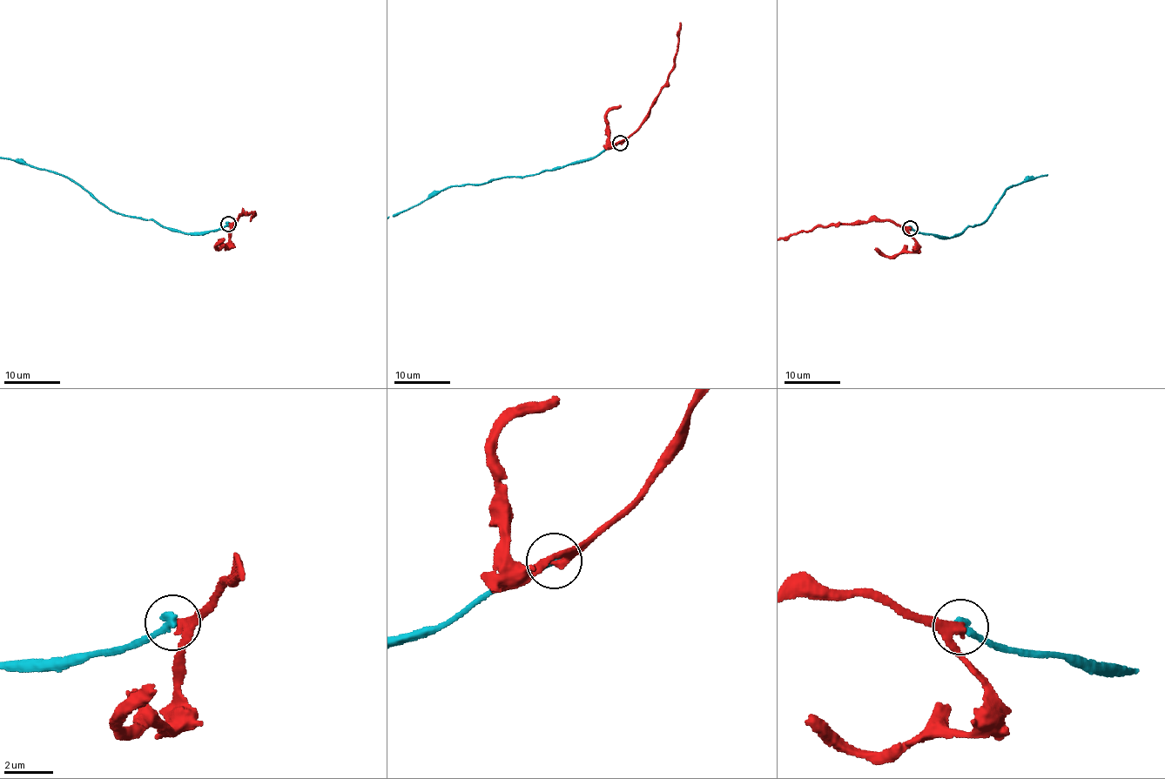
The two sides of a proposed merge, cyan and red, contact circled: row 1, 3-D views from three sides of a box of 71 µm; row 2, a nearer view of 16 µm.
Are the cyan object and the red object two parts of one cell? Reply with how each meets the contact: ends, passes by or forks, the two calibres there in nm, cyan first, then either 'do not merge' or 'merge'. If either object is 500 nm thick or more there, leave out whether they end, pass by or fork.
cyan ends there; red ends there; 360 nm thick on the cyan side, 320 nm on the other; do not merge

